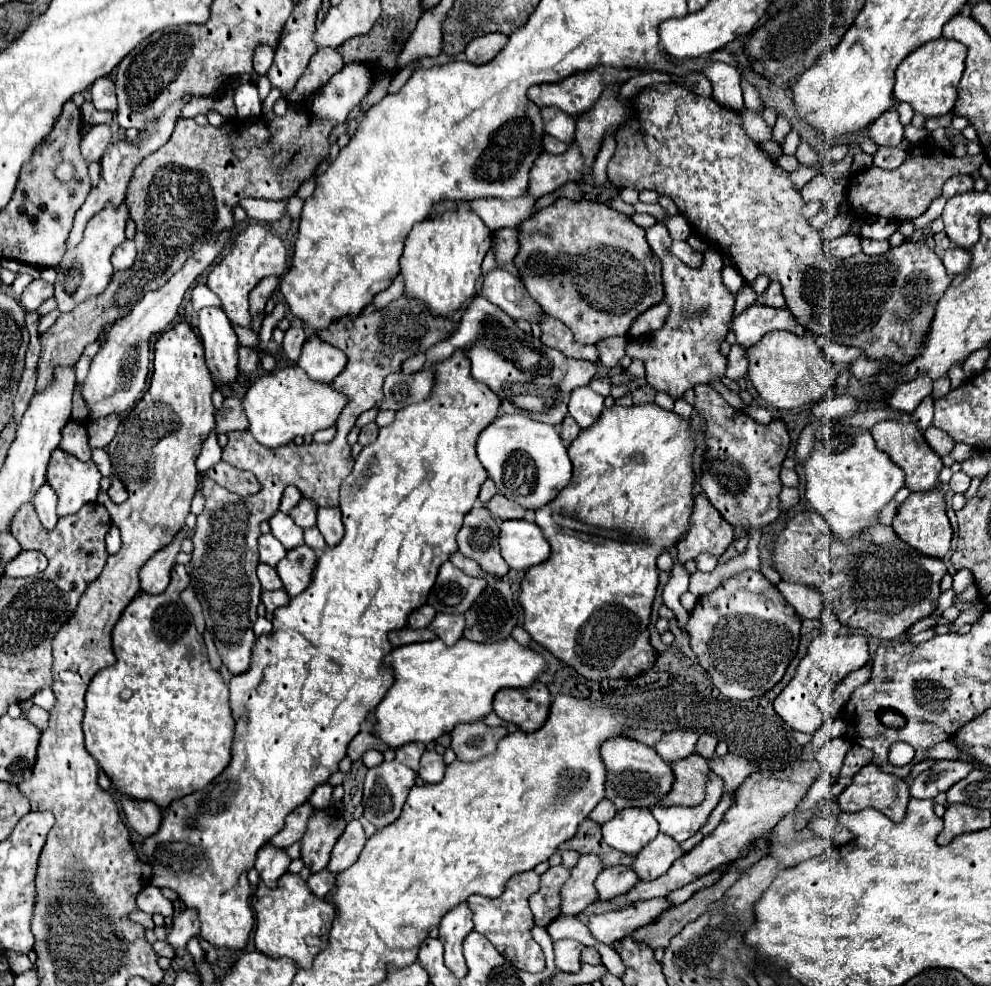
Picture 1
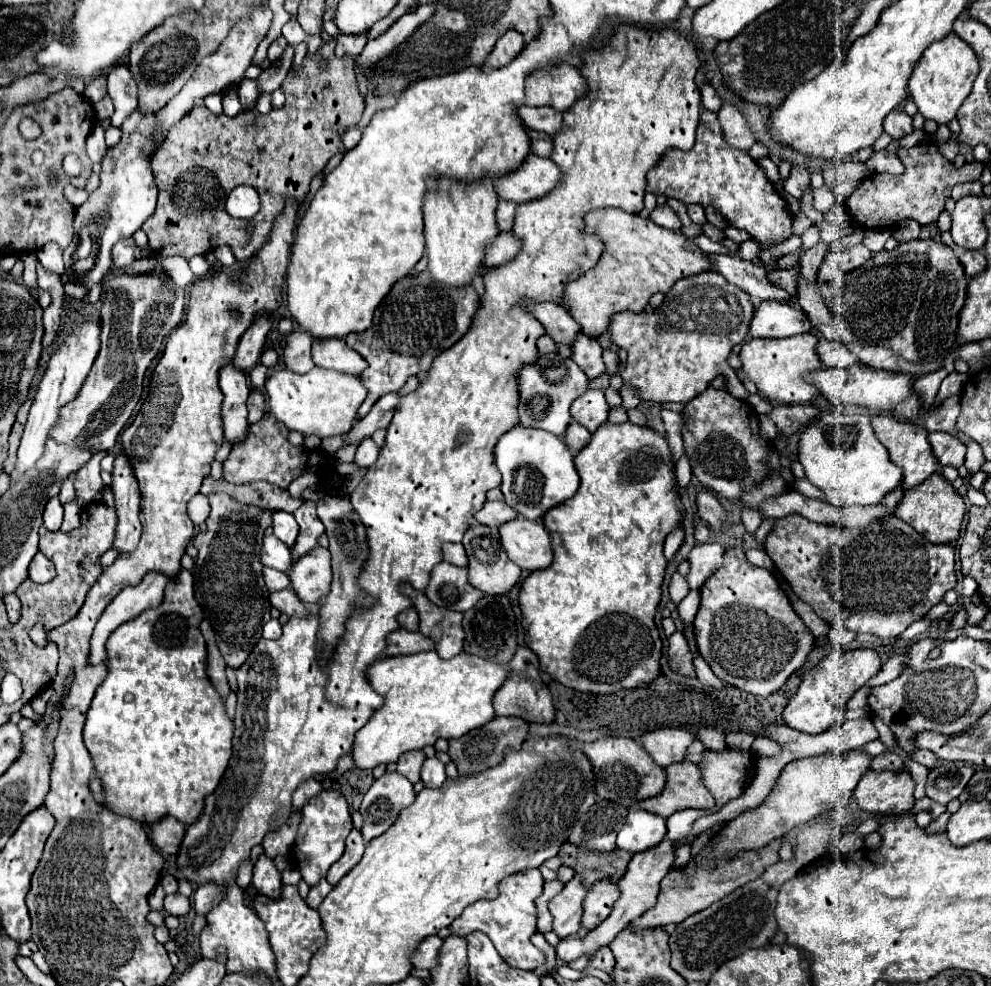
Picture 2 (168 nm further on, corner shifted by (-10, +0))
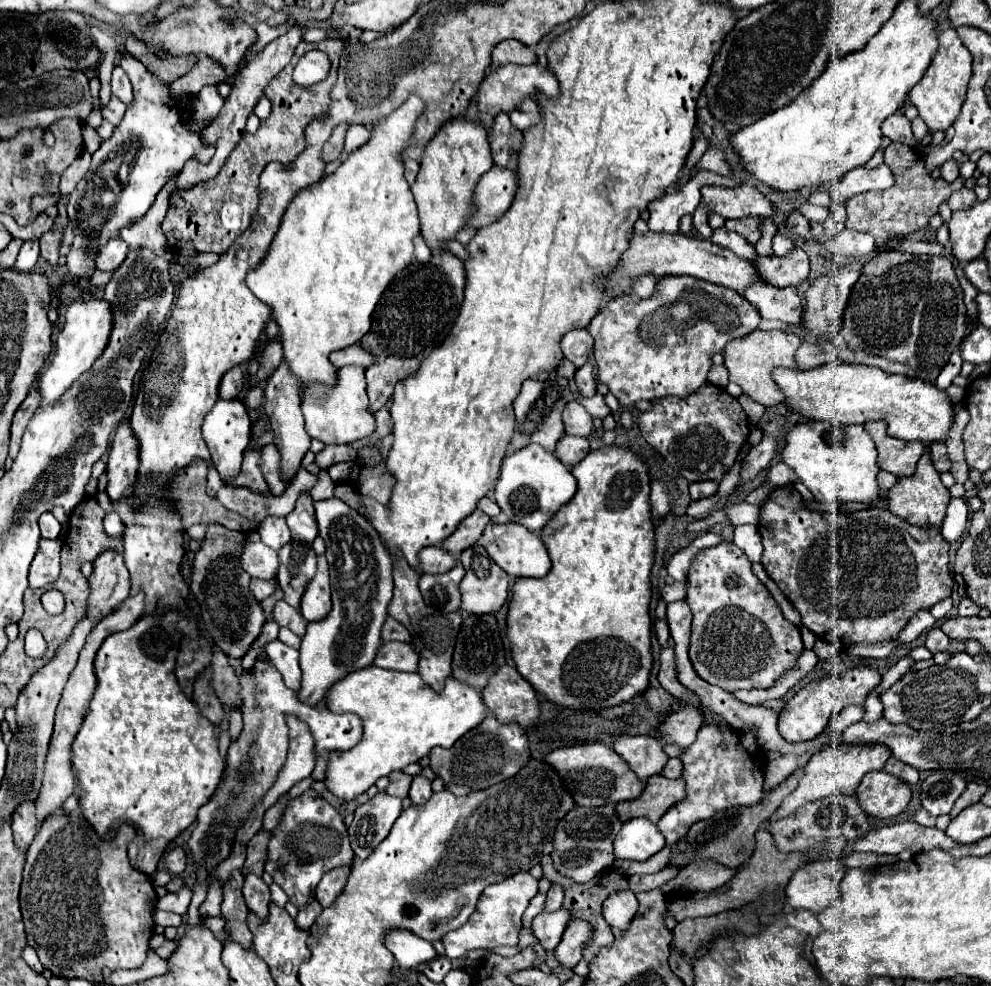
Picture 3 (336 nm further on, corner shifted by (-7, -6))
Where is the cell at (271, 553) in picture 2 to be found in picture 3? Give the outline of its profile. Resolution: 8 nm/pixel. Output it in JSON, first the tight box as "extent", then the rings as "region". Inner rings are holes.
{"extent":[240,541,278,579],"region":[[[262,541],[246,543],[240,555],[240,563],[244,571],[248,571],[252,577],[272,579],[278,567],[278,553],[268,545],[264,545]]]}

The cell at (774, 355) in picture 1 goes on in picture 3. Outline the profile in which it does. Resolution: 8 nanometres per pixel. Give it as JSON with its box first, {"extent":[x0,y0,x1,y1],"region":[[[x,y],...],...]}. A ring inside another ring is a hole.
{"extent":[722,329,800,407],"region":[[[772,329],[772,331],[752,331],[746,337],[740,337],[736,341],[730,341],[722,355],[724,355],[724,367],[730,373],[730,381],[738,383],[742,387],[742,391],[752,397],[756,403],[764,405],[764,407],[772,407],[784,401],[784,395],[780,393],[780,389],[776,387],[774,379],[772,379],[772,369],[776,367],[788,367],[788,369],[796,369],[796,361],[794,361],[794,353],[800,347],[800,337],[796,333],[788,333],[788,331],[780,331],[780,329]]]}

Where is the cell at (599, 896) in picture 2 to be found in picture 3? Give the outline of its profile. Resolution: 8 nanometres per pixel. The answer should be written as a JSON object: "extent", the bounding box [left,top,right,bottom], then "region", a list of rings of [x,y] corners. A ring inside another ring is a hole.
{"extent":[554,919,590,969],"region":[[[580,919],[570,921],[562,935],[562,941],[554,949],[556,961],[564,969],[574,969],[578,965],[578,961],[582,959],[582,949],[588,939],[590,939],[590,923],[580,921]]]}

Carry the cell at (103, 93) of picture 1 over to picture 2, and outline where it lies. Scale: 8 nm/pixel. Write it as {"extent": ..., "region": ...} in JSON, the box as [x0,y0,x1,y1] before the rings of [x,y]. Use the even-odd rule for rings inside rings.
{"extent":[107,65,137,127],"region":[[[117,65],[107,75],[107,91],[115,105],[115,115],[111,125],[121,127],[121,123],[137,109],[137,85],[125,65]]]}

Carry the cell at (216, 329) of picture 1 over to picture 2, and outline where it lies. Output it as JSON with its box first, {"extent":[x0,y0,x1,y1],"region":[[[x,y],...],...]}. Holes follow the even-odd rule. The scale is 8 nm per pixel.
{"extent":[219,361,249,443],"region":[[[233,361],[225,363],[219,371],[219,385],[225,395],[221,417],[223,417],[223,431],[225,439],[235,443],[245,437],[247,431],[247,407],[245,401],[249,397],[247,377],[245,373],[233,365]]]}

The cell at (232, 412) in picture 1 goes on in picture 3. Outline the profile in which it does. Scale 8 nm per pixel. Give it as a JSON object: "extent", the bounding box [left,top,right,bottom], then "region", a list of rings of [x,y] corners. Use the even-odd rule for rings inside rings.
{"extent":[244,387,264,409],"region":[[[252,387],[252,389],[246,393],[246,397],[244,397],[244,405],[246,405],[248,409],[258,409],[262,397],[264,397],[264,395],[262,395],[262,387]]]}

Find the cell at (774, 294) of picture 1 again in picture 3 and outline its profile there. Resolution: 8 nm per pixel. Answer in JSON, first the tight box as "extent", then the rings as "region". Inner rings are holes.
{"extent":[754,247,810,287],"region":[[[794,247],[786,257],[758,257],[754,265],[762,279],[776,287],[798,285],[810,273],[808,255],[800,247]]]}

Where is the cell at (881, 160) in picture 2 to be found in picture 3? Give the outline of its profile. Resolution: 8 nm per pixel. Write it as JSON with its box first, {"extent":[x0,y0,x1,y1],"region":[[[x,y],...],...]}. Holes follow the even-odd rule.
{"extent":[830,165,894,211],"region":[[[882,165],[878,169],[866,169],[866,167],[858,167],[856,171],[848,171],[848,175],[844,175],[841,181],[841,187],[836,189],[836,185],[830,191],[830,211],[834,211],[838,205],[844,205],[848,199],[852,199],[854,195],[866,193],[866,191],[878,191],[878,189],[888,189],[894,181],[892,171]]]}

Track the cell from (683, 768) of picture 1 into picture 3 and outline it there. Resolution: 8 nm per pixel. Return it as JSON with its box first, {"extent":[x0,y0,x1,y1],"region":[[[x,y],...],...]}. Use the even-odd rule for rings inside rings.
{"extent":[614,775,684,823],"region":[[[652,775],[644,781],[644,791],[640,797],[632,801],[616,803],[614,809],[622,821],[634,817],[646,817],[656,823],[668,807],[678,803],[684,797],[684,781],[682,779],[666,779],[662,775]]]}

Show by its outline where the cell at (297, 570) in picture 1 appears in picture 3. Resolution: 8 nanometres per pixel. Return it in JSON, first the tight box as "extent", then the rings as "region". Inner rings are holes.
{"extent":[300,555,332,623],"region":[[[318,555],[318,573],[316,577],[308,583],[306,593],[302,597],[300,613],[308,623],[320,621],[328,615],[332,607],[330,601],[330,581],[328,581],[328,563],[324,555]]]}

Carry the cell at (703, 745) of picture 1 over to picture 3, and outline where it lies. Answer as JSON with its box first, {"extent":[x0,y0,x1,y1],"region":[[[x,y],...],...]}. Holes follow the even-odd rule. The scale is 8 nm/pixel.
{"extent":[660,759,682,779],"region":[[[670,759],[664,769],[660,771],[660,775],[666,775],[668,779],[678,779],[682,775],[682,761],[680,759]]]}

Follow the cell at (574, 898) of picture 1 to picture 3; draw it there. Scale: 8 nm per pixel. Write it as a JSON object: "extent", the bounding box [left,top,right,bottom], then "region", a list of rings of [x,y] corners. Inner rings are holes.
{"extent":[532,909,570,951],"region":[[[566,909],[554,911],[552,915],[540,913],[532,921],[532,933],[546,951],[554,951],[562,939],[562,933],[564,933],[568,921],[570,921],[570,913]]]}

